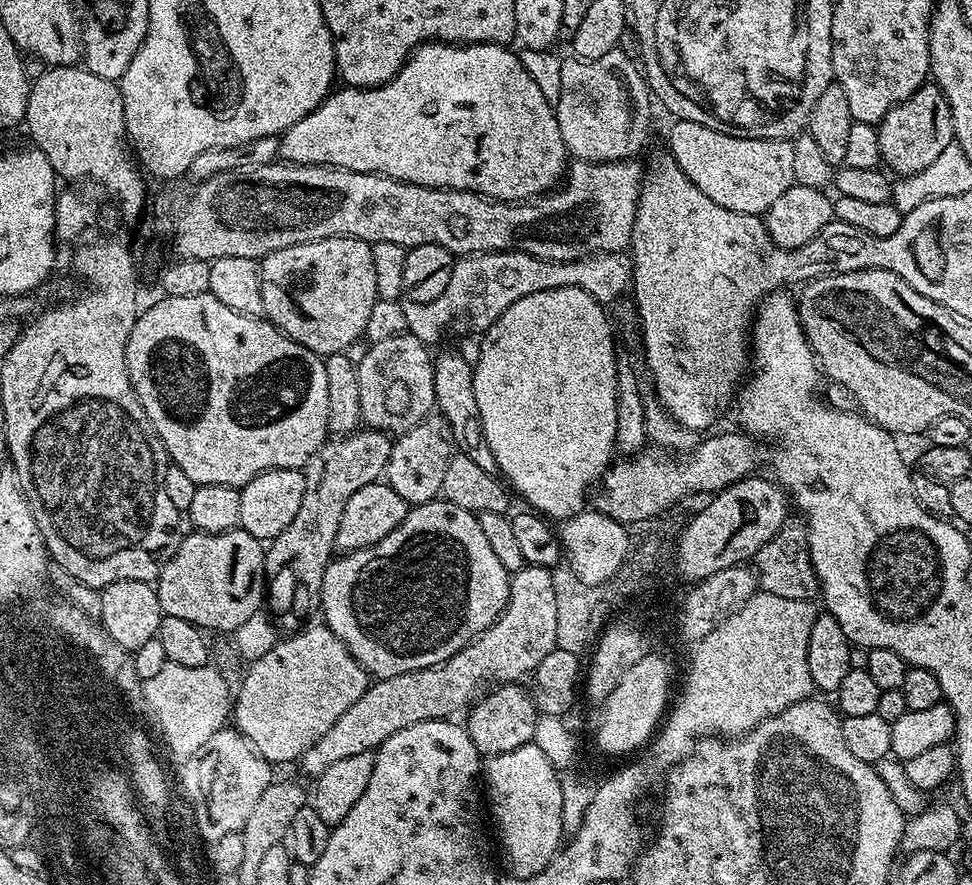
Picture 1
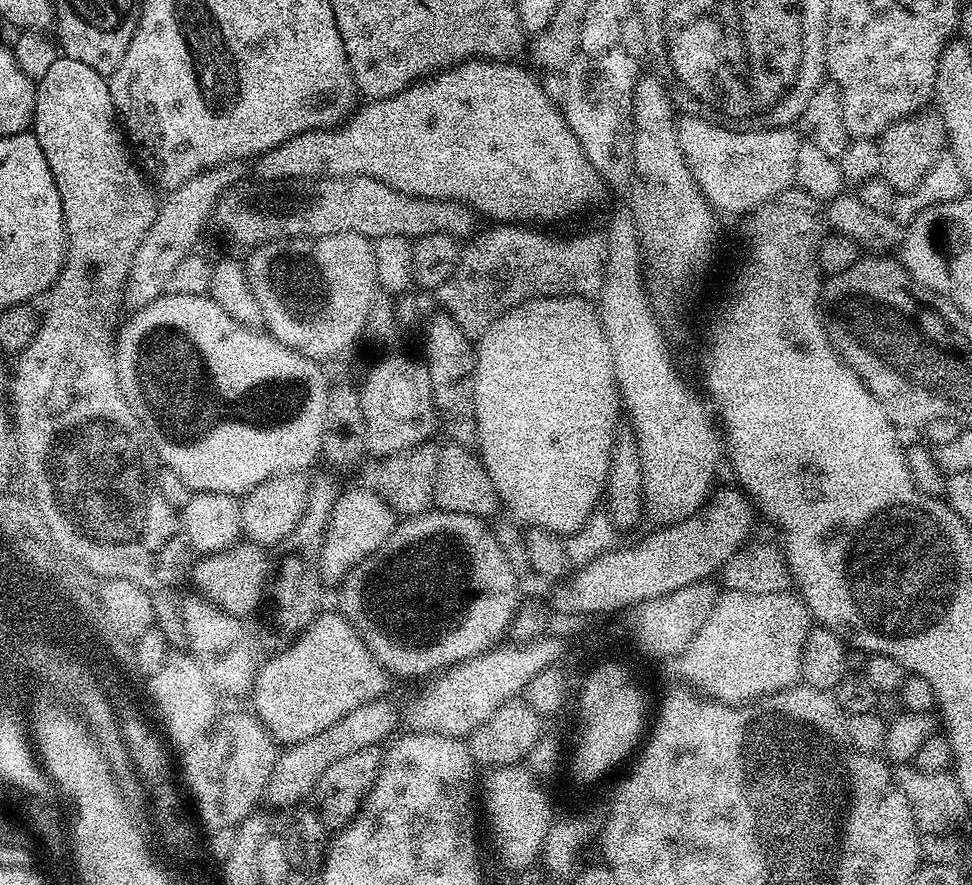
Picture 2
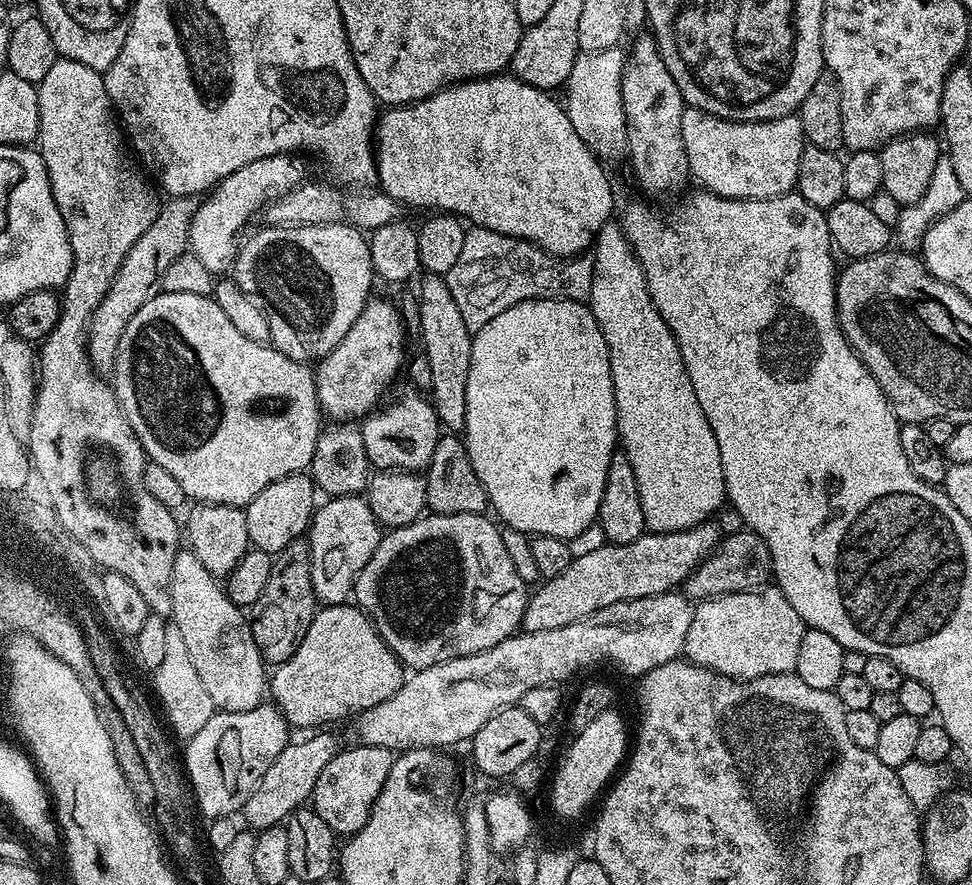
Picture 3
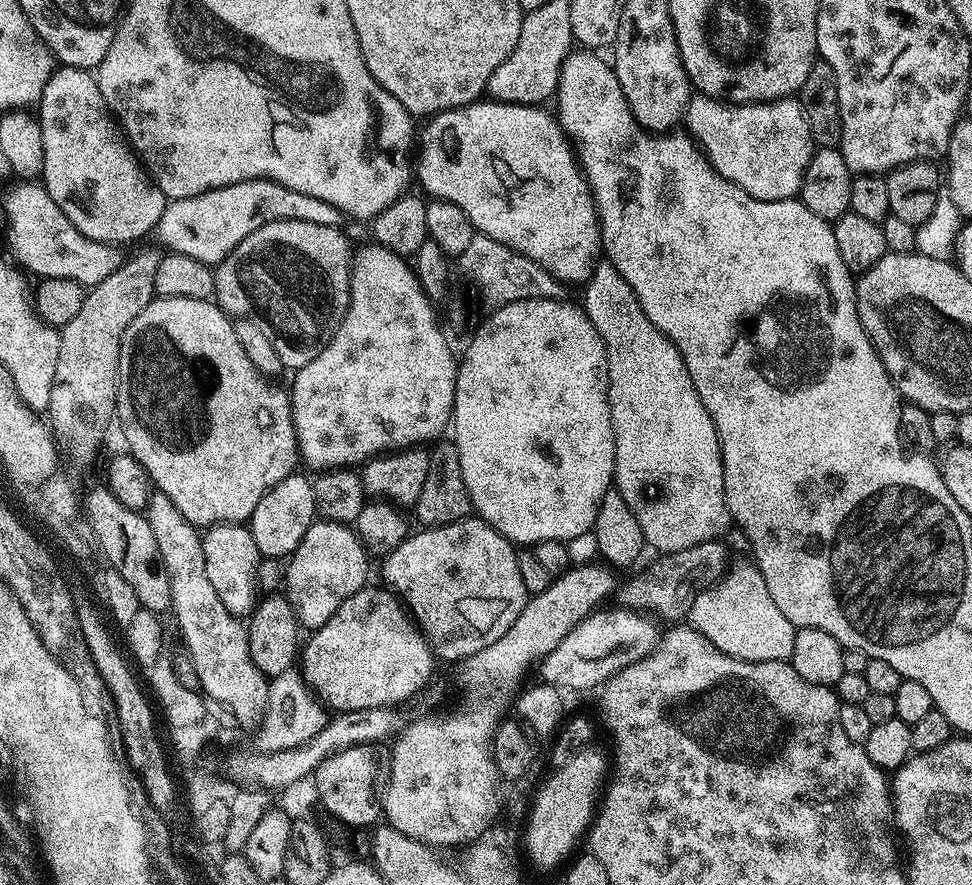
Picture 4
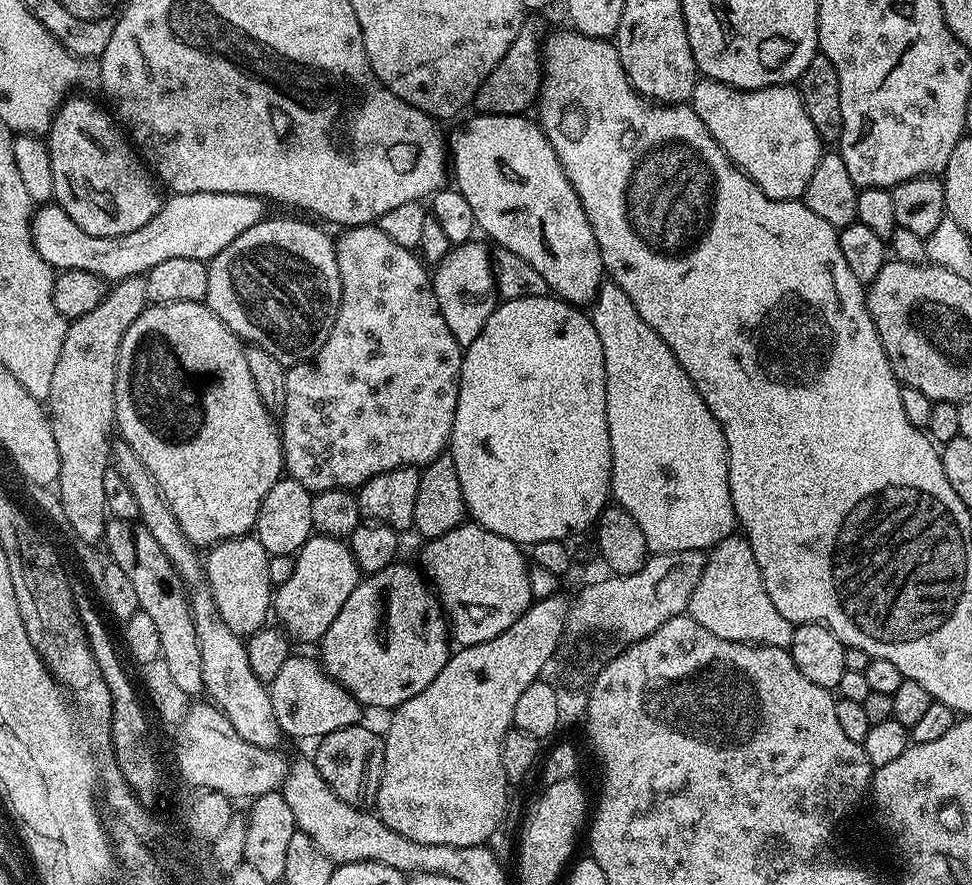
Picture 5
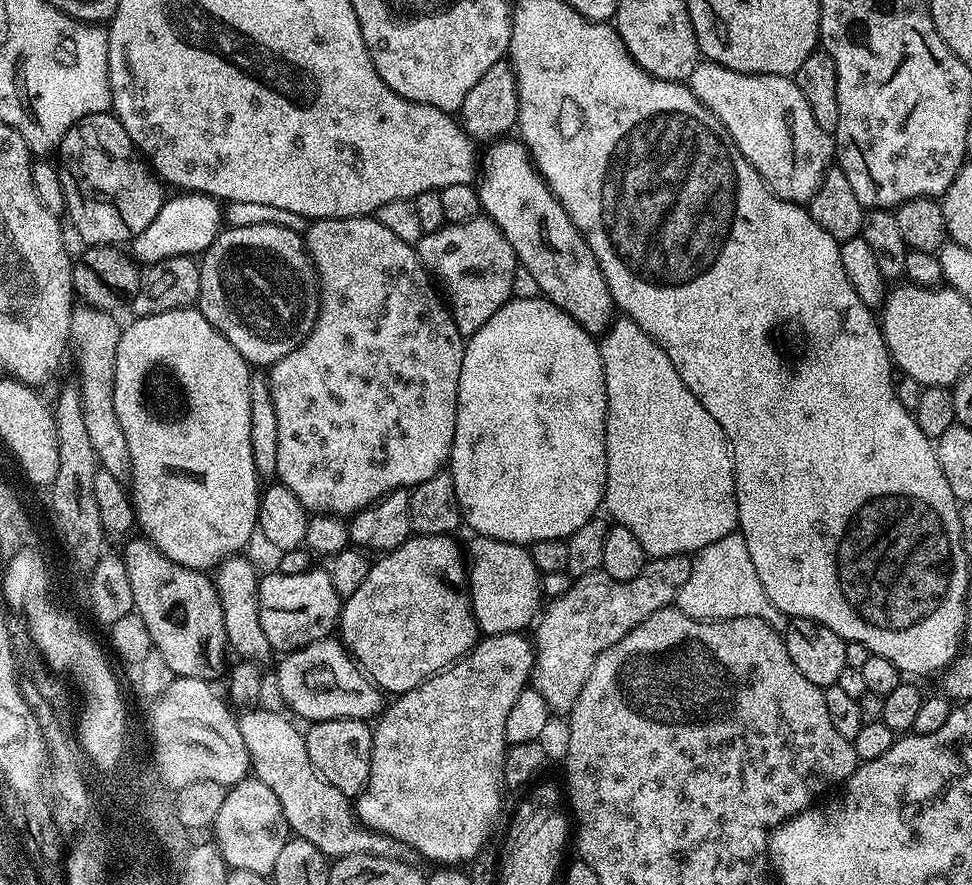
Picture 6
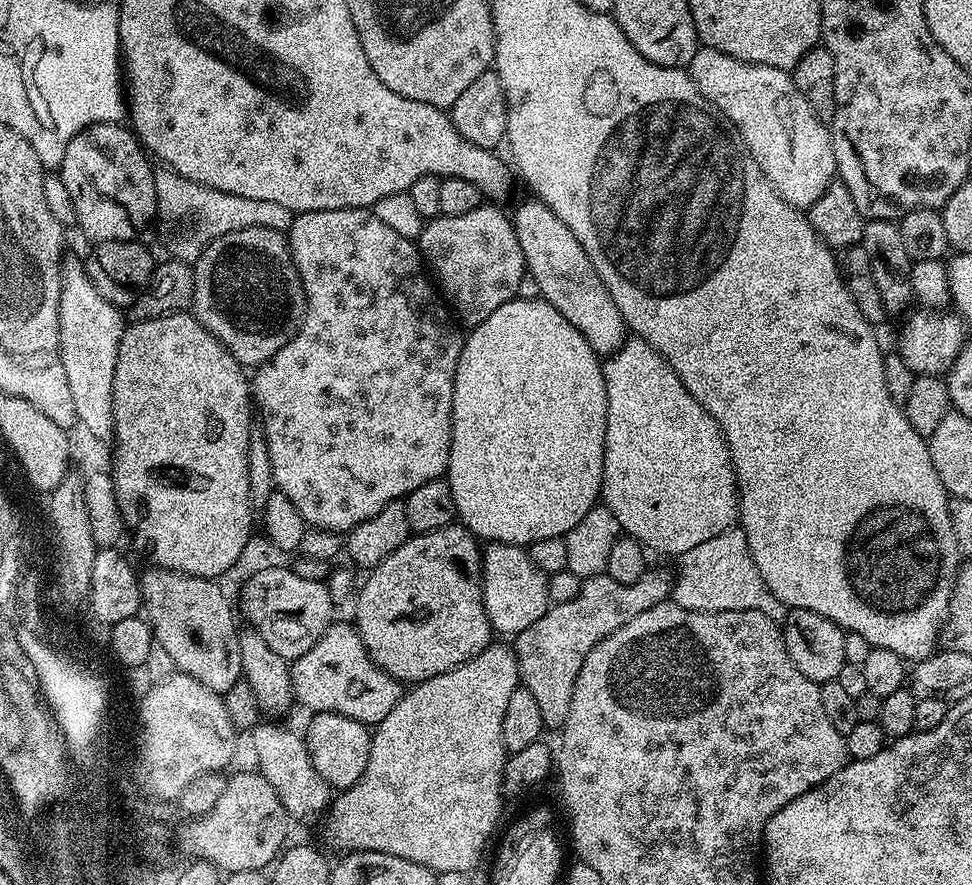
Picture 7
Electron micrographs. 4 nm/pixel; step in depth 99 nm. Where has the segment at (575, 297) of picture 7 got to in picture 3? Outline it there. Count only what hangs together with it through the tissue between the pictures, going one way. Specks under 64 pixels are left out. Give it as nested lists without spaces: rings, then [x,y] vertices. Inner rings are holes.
[[[497,74],[474,80],[465,80],[453,84],[451,88],[428,96],[424,100],[417,100],[414,104],[392,106],[388,112],[379,117],[378,131],[374,136],[374,151],[376,153],[376,171],[378,184],[390,199],[401,205],[409,204],[412,208],[432,208],[444,214],[451,214],[463,218],[469,225],[496,231],[498,234],[513,236],[516,239],[528,240],[539,245],[540,249],[551,256],[561,258],[579,257],[593,247],[594,237],[603,224],[609,223],[612,216],[612,184],[604,173],[605,165],[597,159],[595,153],[588,148],[586,142],[578,136],[571,125],[565,105],[555,100],[555,95],[549,94],[543,88],[535,88],[526,82],[516,79],[511,74]]]

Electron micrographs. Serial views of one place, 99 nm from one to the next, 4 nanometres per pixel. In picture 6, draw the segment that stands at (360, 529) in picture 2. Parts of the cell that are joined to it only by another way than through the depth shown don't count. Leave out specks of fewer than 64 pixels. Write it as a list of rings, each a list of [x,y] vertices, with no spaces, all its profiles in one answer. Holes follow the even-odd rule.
[[[319,566],[302,574],[269,572],[260,578],[260,617],[262,631],[277,653],[287,654],[331,637],[340,618],[342,598],[335,592],[328,570]]]

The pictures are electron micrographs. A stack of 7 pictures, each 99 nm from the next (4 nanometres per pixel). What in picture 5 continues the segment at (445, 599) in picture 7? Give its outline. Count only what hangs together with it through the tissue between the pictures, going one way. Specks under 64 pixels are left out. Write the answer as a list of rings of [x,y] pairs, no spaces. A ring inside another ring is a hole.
[[[393,562],[377,573],[365,575],[354,594],[346,598],[346,606],[338,610],[338,618],[330,622],[330,630],[318,641],[318,660],[324,671],[365,709],[394,710],[402,702],[414,698],[414,694],[426,690],[426,686],[438,678],[450,655],[450,629],[435,591],[419,571],[416,573],[410,565],[400,563]]]

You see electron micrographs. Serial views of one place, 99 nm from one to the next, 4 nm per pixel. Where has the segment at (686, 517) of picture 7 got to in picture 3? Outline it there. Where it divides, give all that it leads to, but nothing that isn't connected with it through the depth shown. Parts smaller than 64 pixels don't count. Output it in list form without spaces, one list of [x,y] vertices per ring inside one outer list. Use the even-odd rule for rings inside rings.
[[[609,222],[603,224],[594,237],[593,285],[587,305],[592,309],[594,318],[602,330],[602,338],[606,338],[606,346],[610,354],[610,374],[614,382],[614,402],[616,403],[616,435],[619,447],[626,458],[630,458],[630,466],[634,466],[634,482],[638,482],[638,498],[642,498],[642,518],[648,532],[685,532],[699,524],[709,523],[712,516],[720,507],[725,507],[726,493],[724,491],[724,475],[722,474],[722,454],[718,454],[718,438],[714,438],[714,430],[702,414],[702,406],[698,406],[698,394],[694,394],[694,386],[690,382],[690,374],[686,374],[686,366],[682,362],[682,354],[678,350],[678,342],[674,334],[666,326],[662,314],[654,306],[650,298],[650,290],[646,286],[646,278],[638,258],[632,252],[630,242],[624,236],[623,227],[619,223]]]

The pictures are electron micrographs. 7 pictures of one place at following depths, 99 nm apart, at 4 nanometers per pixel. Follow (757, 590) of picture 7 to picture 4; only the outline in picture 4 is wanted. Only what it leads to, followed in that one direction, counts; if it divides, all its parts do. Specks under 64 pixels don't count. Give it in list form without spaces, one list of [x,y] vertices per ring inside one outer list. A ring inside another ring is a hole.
[[[755,566],[734,568],[732,574],[730,572],[694,598],[694,606],[690,606],[686,617],[687,623],[727,656],[754,662],[791,661],[798,629],[782,610],[778,610],[766,586],[766,578],[762,578]]]

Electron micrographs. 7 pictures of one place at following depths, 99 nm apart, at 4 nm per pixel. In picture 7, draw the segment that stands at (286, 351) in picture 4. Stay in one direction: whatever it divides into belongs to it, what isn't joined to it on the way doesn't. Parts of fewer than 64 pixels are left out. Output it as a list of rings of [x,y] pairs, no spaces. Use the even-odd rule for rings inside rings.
[[[247,228],[222,234],[205,244],[194,261],[191,311],[242,366],[264,364],[300,329],[304,320],[304,287],[288,249],[288,237],[278,230]]]

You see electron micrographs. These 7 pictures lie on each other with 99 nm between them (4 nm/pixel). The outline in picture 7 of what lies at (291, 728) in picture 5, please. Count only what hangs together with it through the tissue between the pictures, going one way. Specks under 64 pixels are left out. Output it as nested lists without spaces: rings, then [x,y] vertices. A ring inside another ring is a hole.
[[[333,622],[328,629],[314,642],[306,654],[302,654],[291,665],[292,670],[292,694],[297,705],[309,708],[309,713],[337,712],[346,718],[354,718],[358,722],[369,726],[375,726],[394,710],[402,695],[401,681],[396,680],[390,674],[384,672],[375,662],[369,658],[366,646],[362,642],[360,633],[356,631],[351,623],[339,624]]]

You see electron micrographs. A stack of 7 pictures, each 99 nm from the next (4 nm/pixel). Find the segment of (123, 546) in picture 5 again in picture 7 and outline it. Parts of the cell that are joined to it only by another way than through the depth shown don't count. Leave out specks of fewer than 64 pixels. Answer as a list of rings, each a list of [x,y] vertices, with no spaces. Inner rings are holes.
[[[148,566],[145,572],[139,573],[140,599],[142,612],[148,625],[152,627],[154,640],[161,644],[170,658],[173,659],[177,672],[202,682],[210,690],[223,693],[242,679],[240,666],[240,632],[236,628],[237,613],[234,604],[219,588],[215,579],[207,576],[187,576],[184,572],[172,572],[169,568]]]

